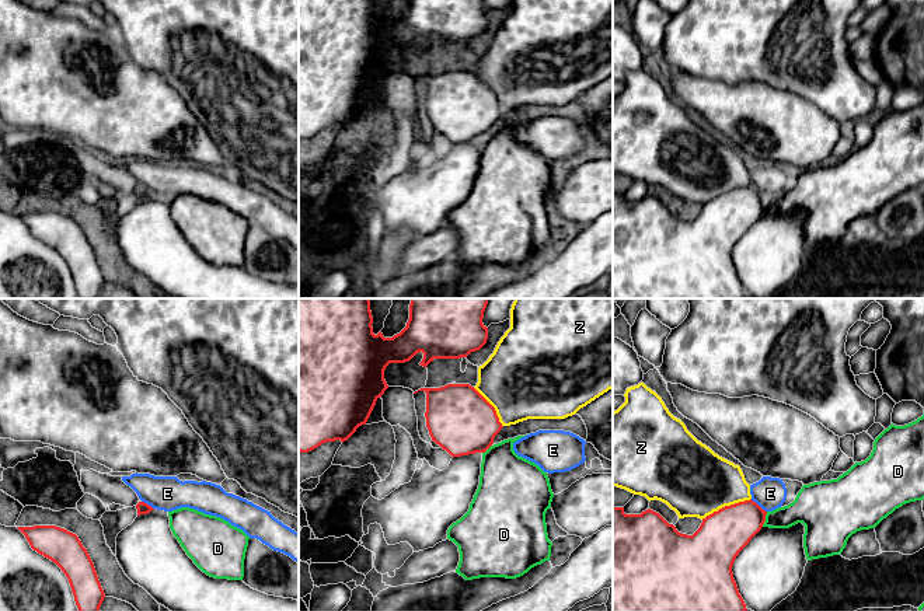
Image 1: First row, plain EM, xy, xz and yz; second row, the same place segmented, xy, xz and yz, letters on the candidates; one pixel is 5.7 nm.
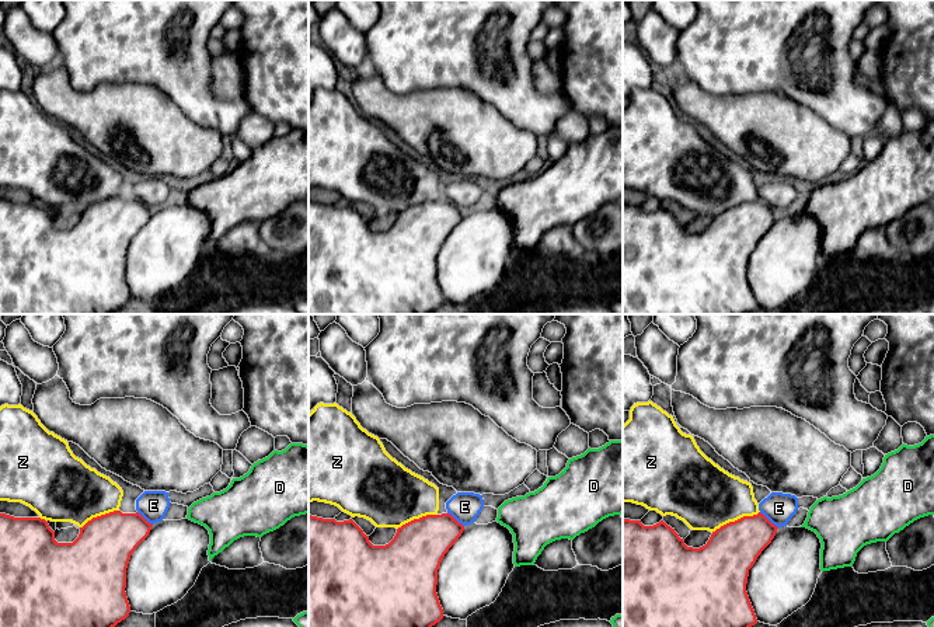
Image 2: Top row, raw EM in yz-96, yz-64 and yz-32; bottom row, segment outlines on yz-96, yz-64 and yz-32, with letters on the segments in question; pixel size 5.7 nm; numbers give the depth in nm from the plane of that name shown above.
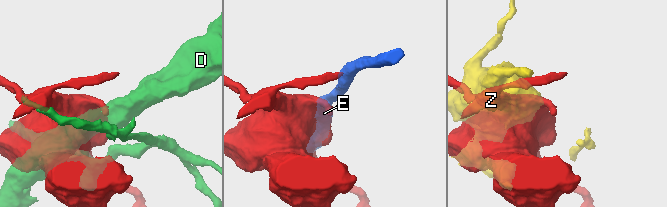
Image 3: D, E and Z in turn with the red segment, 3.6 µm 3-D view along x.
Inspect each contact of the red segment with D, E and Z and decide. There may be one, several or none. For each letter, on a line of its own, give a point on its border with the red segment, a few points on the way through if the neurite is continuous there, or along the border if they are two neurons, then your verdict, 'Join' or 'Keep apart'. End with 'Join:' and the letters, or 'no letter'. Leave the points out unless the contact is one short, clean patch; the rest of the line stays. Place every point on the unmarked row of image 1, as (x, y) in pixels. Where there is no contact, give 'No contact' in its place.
D: Touches red at yz (764, 205). Keep apart
E: Touches red at yz (757, 191). Boundary: yz (750, 185), (766, 198). Keep apart
Z: Touches red at yz (725, 192). Keep apart
Join: no letter

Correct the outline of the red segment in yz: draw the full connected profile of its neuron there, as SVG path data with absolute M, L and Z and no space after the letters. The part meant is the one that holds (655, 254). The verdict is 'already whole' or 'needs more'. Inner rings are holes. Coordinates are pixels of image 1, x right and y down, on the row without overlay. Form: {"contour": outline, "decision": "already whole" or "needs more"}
{"contour": "M752 185L739 188L707 202L700 214L687 221L651 195L625 200L624 193L613 193L613 298L745 298L747 294L732 252L739 238L761 216L766 200Z", "decision": "already whole"}

